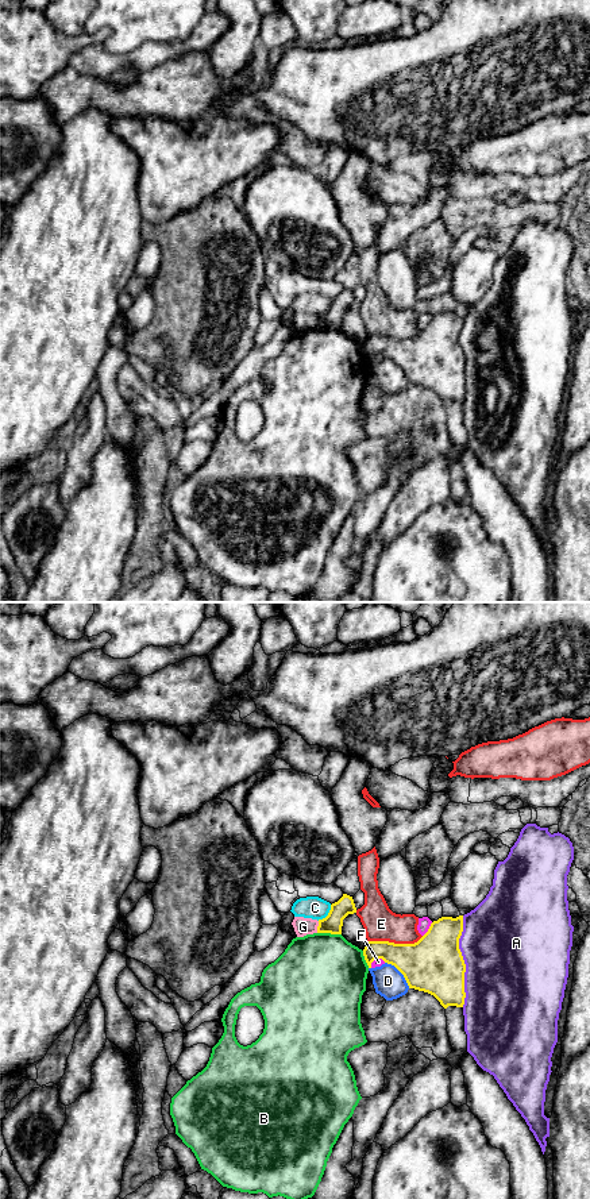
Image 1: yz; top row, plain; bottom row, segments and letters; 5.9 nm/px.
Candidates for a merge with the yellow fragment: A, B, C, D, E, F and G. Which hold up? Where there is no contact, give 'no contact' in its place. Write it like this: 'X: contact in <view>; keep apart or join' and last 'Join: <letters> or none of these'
A: contact in yz; keep apart
B: contact in yz; keep apart
C: contact in yz; keep apart
D: contact in yz; keep apart
E: contact in yz; keep apart
F: contact in yz; keep apart
G: contact in yz; keep apart
Join: none of these

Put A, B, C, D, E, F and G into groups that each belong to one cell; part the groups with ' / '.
A / B / C / D / E / F / G

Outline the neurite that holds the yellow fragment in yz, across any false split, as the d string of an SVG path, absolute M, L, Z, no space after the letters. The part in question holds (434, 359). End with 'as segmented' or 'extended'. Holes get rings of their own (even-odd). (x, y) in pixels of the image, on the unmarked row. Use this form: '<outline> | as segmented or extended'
M463 311L441 312L417 338L369 336L363 351L369 363L375 354L394 361L409 383L433 390L444 404L463 402L466 359L459 344L462 327Z | as segmented

